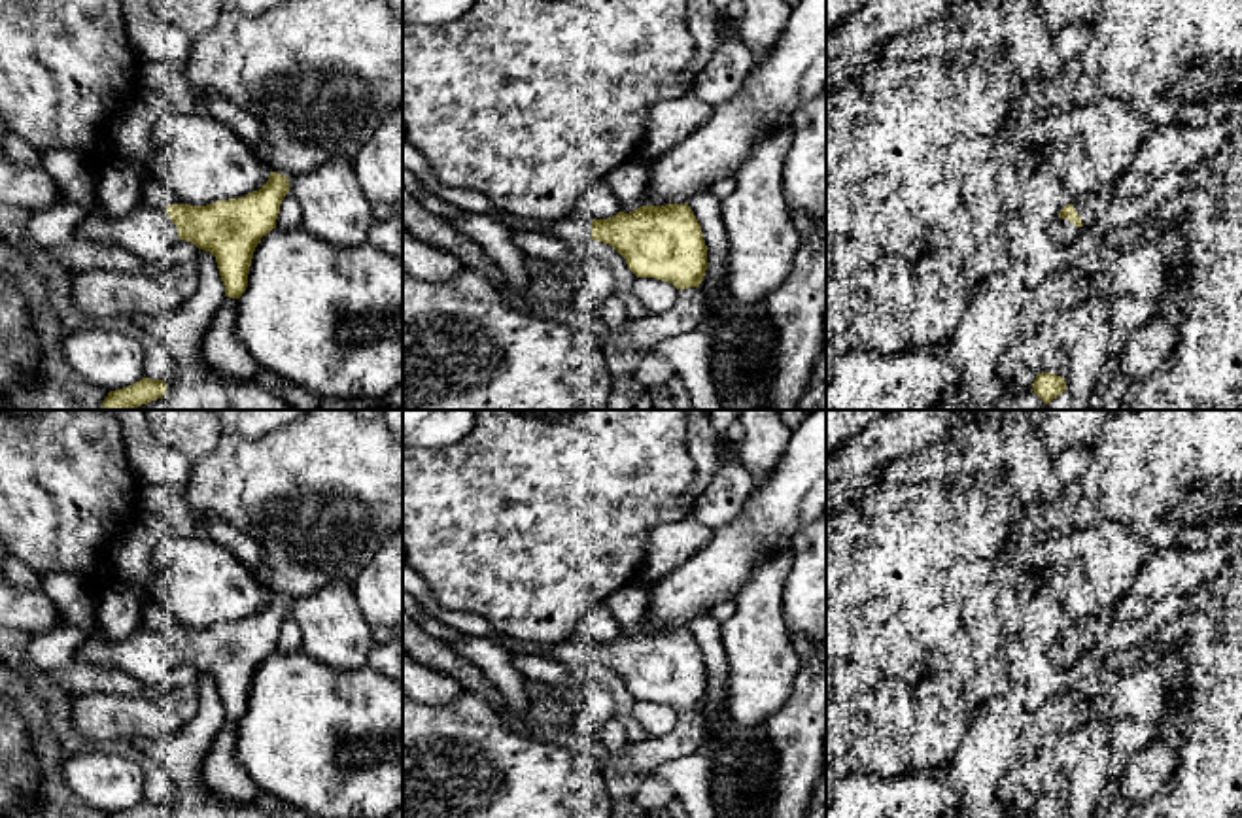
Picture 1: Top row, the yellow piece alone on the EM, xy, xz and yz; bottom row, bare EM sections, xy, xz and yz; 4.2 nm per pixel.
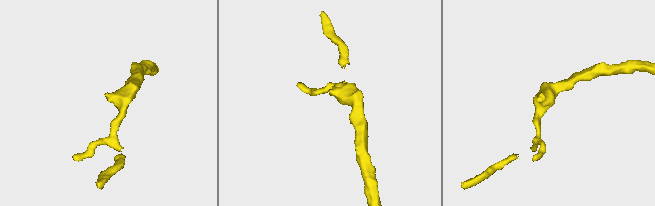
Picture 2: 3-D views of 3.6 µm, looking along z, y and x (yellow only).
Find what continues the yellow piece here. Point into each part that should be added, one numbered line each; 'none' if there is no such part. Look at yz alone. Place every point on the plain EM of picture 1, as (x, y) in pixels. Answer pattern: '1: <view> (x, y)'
1: yz (1061, 654)

